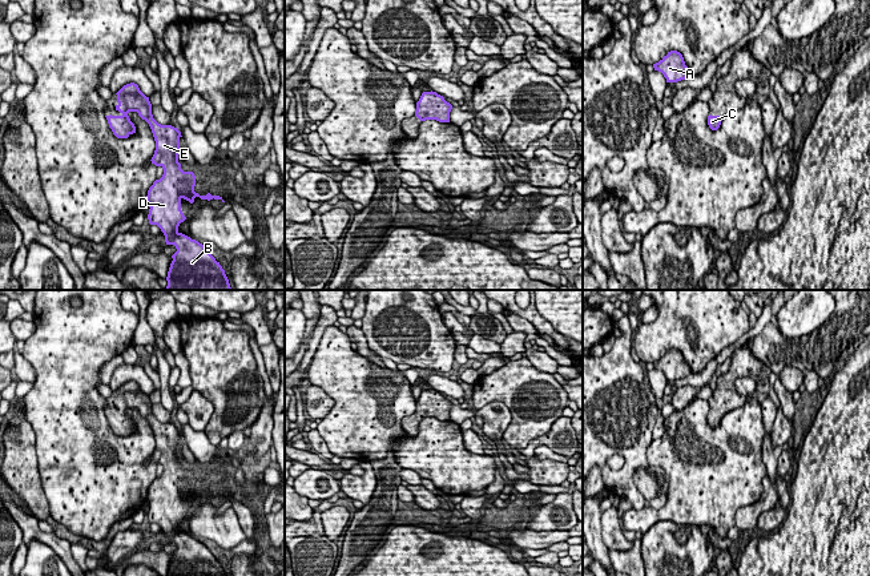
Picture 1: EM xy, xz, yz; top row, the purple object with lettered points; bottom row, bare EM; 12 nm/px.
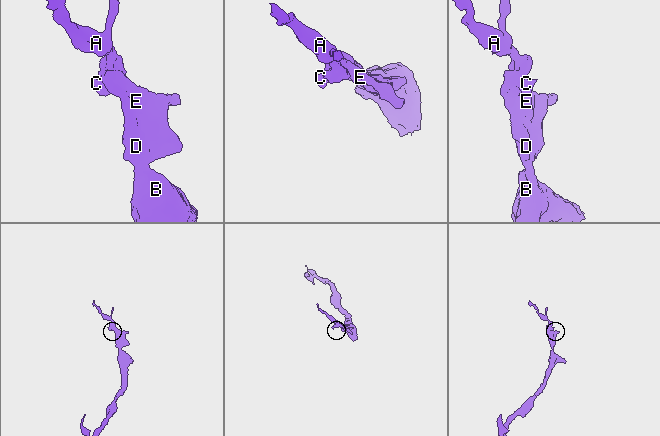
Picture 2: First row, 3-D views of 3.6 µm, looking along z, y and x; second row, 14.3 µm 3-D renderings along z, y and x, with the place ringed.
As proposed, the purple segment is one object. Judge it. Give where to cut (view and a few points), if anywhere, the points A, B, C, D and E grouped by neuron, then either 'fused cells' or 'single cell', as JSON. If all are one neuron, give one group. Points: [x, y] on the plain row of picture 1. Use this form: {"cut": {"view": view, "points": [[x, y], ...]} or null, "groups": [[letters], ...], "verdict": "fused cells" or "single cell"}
{"cut": null, "groups": [["A", "B", "C", "D", "E"]], "verdict": "single cell"}

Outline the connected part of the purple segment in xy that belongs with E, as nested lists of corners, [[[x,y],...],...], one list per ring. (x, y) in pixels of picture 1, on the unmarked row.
[[[130,380],[124,383],[117,391],[120,414],[105,414],[117,436],[128,436],[136,431],[136,424],[128,411],[137,410],[145,418],[153,431],[156,448],[152,462],[161,464],[164,472],[156,478],[148,488],[146,500],[149,502],[148,517],[150,523],[157,523],[165,533],[166,543],[174,543],[177,549],[172,553],[166,576],[227,576],[225,568],[196,537],[178,529],[181,520],[186,517],[181,508],[181,498],[190,502],[196,495],[201,498],[222,498],[219,494],[200,494],[194,490],[196,474],[193,470],[184,470],[178,460],[178,447],[181,430],[172,423],[158,422],[152,412],[152,402],[138,386]]]

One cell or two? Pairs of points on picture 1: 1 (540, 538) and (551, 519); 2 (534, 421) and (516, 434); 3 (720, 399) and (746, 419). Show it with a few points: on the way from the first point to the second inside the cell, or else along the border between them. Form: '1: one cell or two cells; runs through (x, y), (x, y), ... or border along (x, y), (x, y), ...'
1: two cells; border along (527, 527), (535, 531), (568, 531)
2: one cell; runs through (530, 421), (520, 430)
3: two cells; border along (736, 379), (734, 389), (746, 401), (712, 429)

